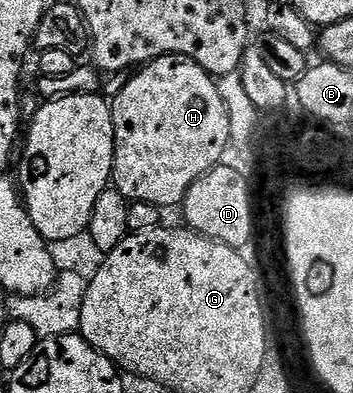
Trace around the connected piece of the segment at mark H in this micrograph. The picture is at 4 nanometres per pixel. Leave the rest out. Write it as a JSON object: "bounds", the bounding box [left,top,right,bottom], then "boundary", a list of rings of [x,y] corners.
{"bounds":[111,56,231,210],"boundary":[[[160,56],[129,78],[121,93],[111,100],[115,130],[111,184],[130,202],[147,202],[168,210],[172,204],[180,205],[184,201],[187,190],[199,177],[222,163],[224,156],[221,155],[231,144],[227,106],[219,98],[217,80],[186,56]]]}

